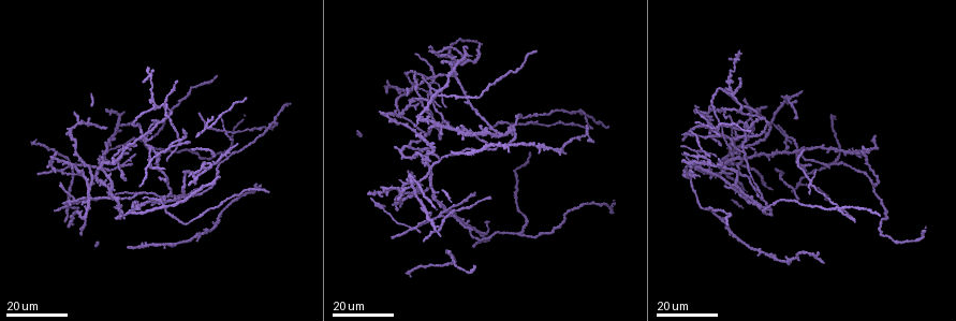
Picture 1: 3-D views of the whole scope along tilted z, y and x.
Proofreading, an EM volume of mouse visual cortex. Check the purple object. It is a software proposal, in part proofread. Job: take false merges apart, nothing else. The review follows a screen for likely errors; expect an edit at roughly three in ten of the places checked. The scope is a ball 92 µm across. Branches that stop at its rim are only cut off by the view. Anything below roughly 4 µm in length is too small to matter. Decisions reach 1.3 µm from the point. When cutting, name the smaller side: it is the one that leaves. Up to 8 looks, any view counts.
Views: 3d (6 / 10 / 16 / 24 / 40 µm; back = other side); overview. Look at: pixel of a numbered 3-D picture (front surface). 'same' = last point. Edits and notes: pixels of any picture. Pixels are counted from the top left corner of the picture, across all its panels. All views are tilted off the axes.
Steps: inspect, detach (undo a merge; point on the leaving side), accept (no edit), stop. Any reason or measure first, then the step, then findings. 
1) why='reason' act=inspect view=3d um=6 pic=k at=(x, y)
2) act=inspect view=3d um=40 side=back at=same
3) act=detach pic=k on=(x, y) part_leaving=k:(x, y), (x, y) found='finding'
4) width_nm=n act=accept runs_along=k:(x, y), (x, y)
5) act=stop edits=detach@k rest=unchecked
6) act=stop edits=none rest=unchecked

why='two arms in line, one across' act=inspect view=3d um=16 pic=1 at=(206, 126)

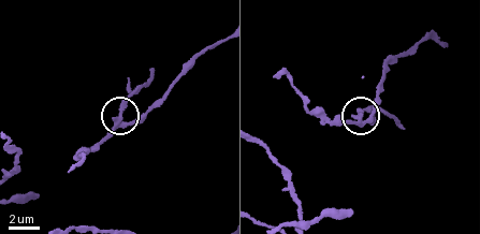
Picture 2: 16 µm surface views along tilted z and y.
act=inspect view=3d um=10 pic=2 at=(118, 119)

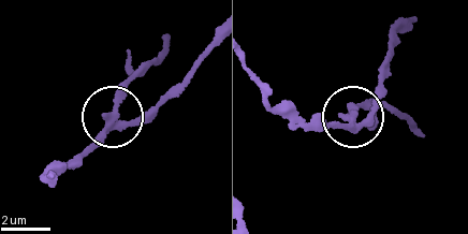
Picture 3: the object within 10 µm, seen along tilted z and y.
side_arm_um=6 arms=3 act=accept found='continuous, no second neuron'

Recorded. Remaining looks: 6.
why='two arms in line, one across' act=inspect view=3d um=16 pic=1 at=(179, 140)

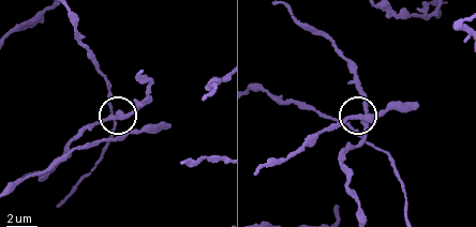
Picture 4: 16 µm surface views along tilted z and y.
act=inspect view=3d um=10 pic=4 at=(118, 116)

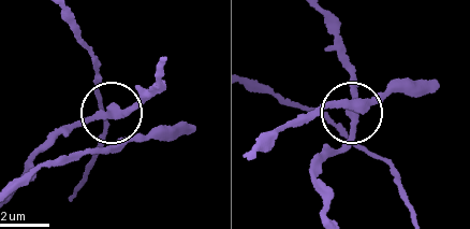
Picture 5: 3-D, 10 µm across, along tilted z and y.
width_nm=270 act=accept found='all the same neuron'

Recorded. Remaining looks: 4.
why='four-way junction' act=inspect view=3d um=16 pic=1 at=(156, 107)

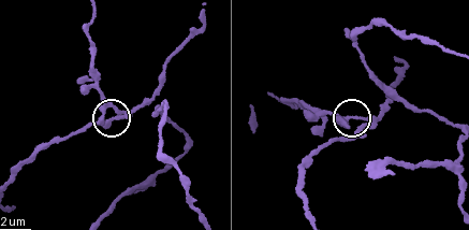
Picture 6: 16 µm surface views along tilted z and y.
act=inspect view=3d um=6 pic=6 at=(365, 117)

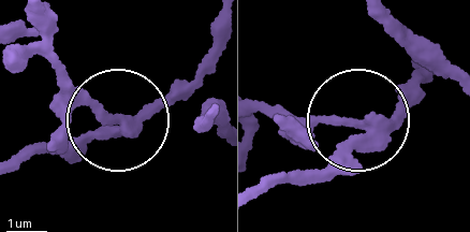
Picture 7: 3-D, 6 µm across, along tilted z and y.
act=detach pic=7 on=(88, 103) part_leaving=7:(372, 129), (262, 110) found='a second neuron is stuck on'

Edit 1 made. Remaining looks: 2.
why='thin arm on a thick one' act=inspect view=3d um=24 pic=1 at=(483, 235)

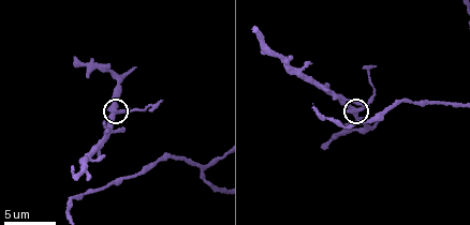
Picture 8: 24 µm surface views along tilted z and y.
why='closer look' act=inspect view=3d um=6 pic=8 at=(118, 107)

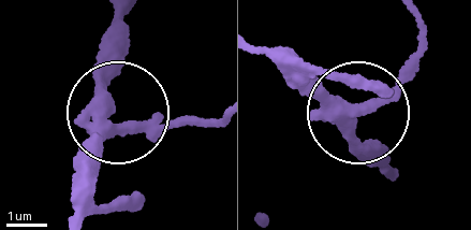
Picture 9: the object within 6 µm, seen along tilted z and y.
side_arm_um=6 arms=3 act=accept found='continuous, no second neuron'

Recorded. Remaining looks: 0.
act=stop edits=detach@7 rest=unchecked

